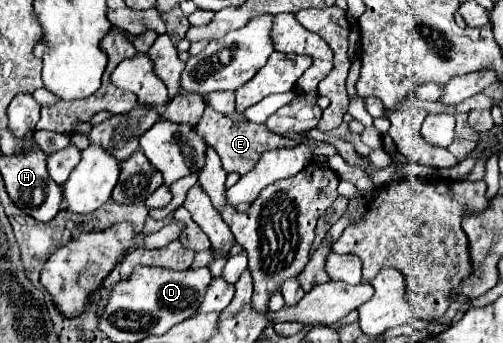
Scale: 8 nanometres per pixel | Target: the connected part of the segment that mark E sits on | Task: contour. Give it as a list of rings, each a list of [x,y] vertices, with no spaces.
[[[209,105],[197,125],[197,131],[199,135],[203,135],[203,139],[215,147],[215,151],[219,153],[221,157],[221,163],[223,163],[223,169],[227,173],[239,173],[239,175],[247,175],[259,161],[261,153],[263,151],[269,151],[269,149],[279,149],[279,147],[295,147],[299,145],[299,141],[295,139],[289,139],[289,137],[283,137],[283,135],[275,135],[271,131],[267,131],[263,125],[257,125],[257,123],[251,123],[251,121],[245,121],[245,119],[235,119],[231,115],[219,115],[217,111],[213,111]]]

